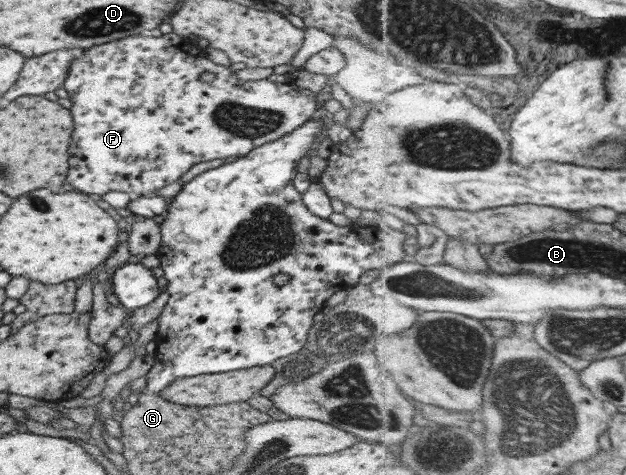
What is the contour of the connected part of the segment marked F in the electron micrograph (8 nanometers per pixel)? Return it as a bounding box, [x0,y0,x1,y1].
[62,33,317,196]

